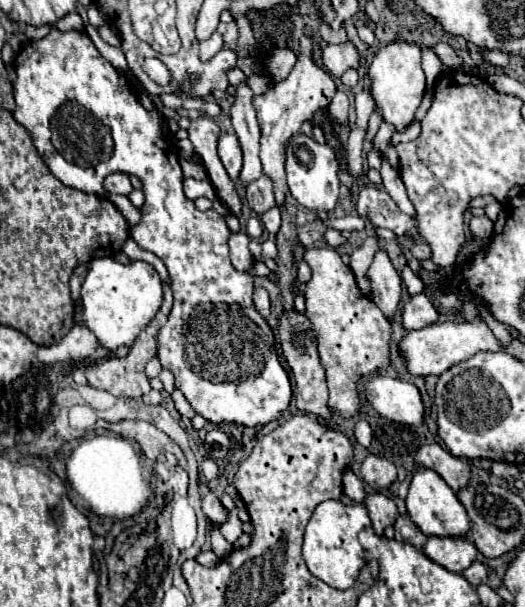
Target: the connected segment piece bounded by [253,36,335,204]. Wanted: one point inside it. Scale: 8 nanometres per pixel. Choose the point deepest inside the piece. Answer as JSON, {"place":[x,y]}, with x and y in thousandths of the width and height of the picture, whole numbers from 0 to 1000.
{"place":[535,183]}

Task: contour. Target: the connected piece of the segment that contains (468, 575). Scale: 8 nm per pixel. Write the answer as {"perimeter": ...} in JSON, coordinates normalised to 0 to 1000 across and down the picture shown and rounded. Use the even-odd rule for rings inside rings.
{"perimeter":[[[901,926],[886,942],[882,942],[882,952],[901,962],[901,965],[912,965],[916,959],[928,959],[928,939],[916,926]]]}

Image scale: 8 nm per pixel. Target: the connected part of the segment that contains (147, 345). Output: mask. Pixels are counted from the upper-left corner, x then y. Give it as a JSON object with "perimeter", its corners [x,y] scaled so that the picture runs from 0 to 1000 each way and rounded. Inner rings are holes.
{"perimeter":[[[310,465],[310,501],[303,507],[303,514],[295,517],[295,524],[280,534],[280,540],[261,554],[257,567],[250,570],[246,583],[234,586],[234,590],[204,590],[196,596],[181,596],[181,600],[170,600],[162,606],[162,623],[170,629],[170,636],[177,639],[189,639],[189,643],[204,643],[211,646],[215,652],[223,656],[261,656],[261,652],[276,652],[288,646],[288,636],[284,636],[284,623],[276,619],[276,600],[284,596],[284,590],[295,586],[299,580],[299,567],[295,567],[295,557],[299,557],[299,547],[303,540],[318,530],[318,521],[326,514],[326,501],[330,501],[330,488],[326,488],[326,471],[318,465]]]}

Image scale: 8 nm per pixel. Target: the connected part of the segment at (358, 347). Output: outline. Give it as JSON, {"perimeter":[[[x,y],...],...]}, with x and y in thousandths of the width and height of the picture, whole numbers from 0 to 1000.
{"perimeter":[[[589,409],[581,415],[581,432],[596,448],[577,481],[585,491],[581,517],[608,557],[608,583],[623,613],[627,672],[665,689],[688,675],[676,643],[680,626],[710,610],[730,610],[741,603],[745,534],[726,507],[684,478],[672,445],[653,435],[638,409]]]}

